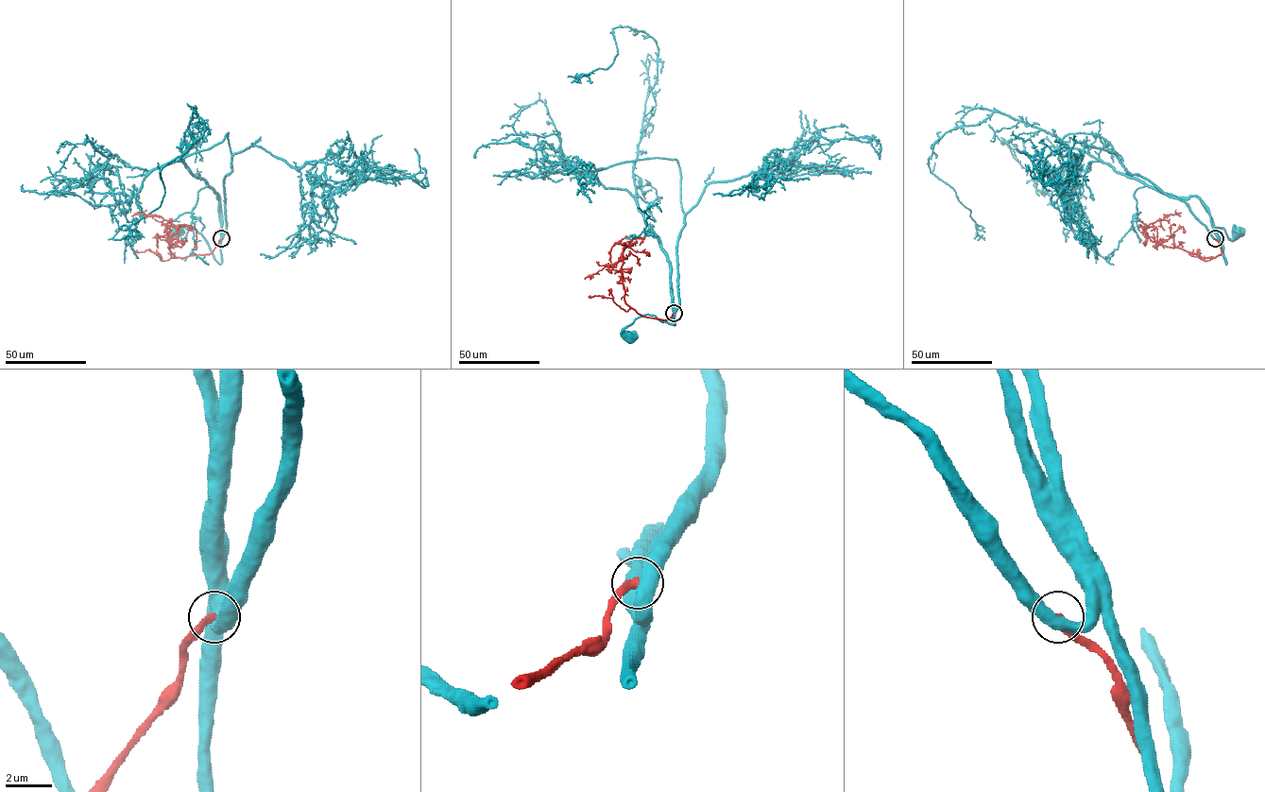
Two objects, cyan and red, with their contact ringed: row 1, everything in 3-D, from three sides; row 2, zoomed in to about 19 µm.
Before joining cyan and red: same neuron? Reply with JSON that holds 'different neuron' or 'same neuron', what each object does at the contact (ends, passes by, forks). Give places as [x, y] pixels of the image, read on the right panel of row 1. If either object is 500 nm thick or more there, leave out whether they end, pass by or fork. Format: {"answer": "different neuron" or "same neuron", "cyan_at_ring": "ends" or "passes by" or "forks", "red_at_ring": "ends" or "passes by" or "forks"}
{"answer": "different neuron"}

